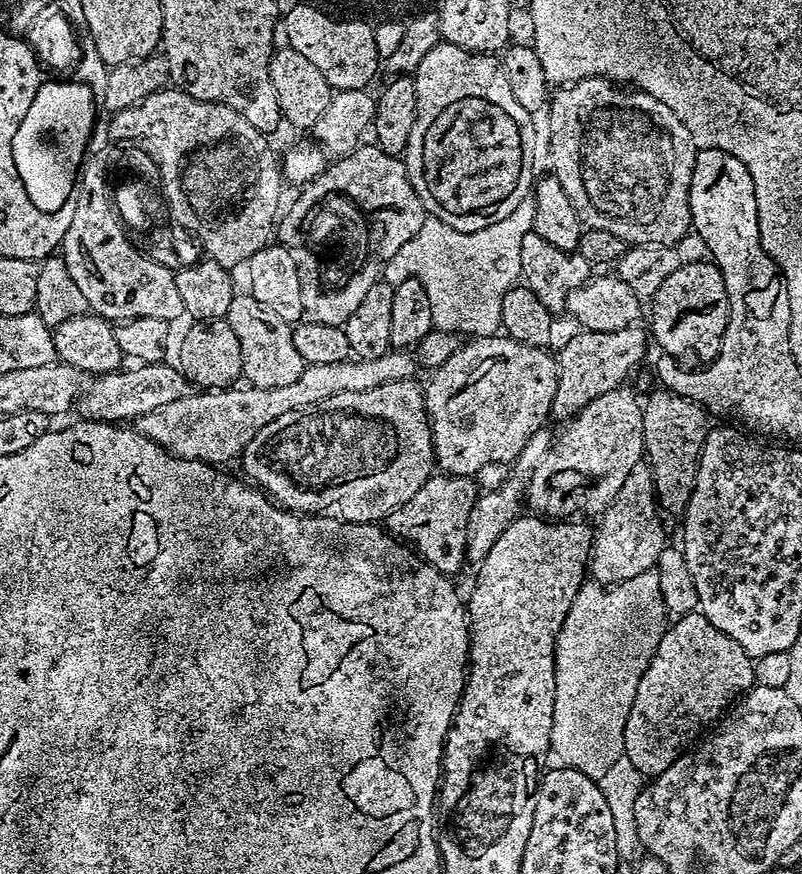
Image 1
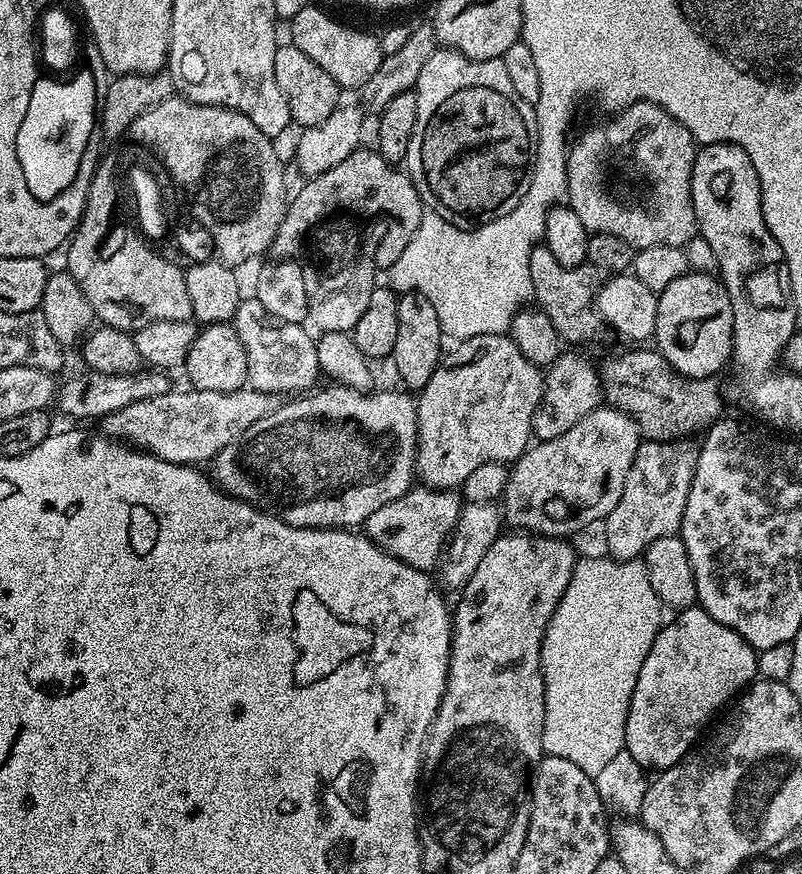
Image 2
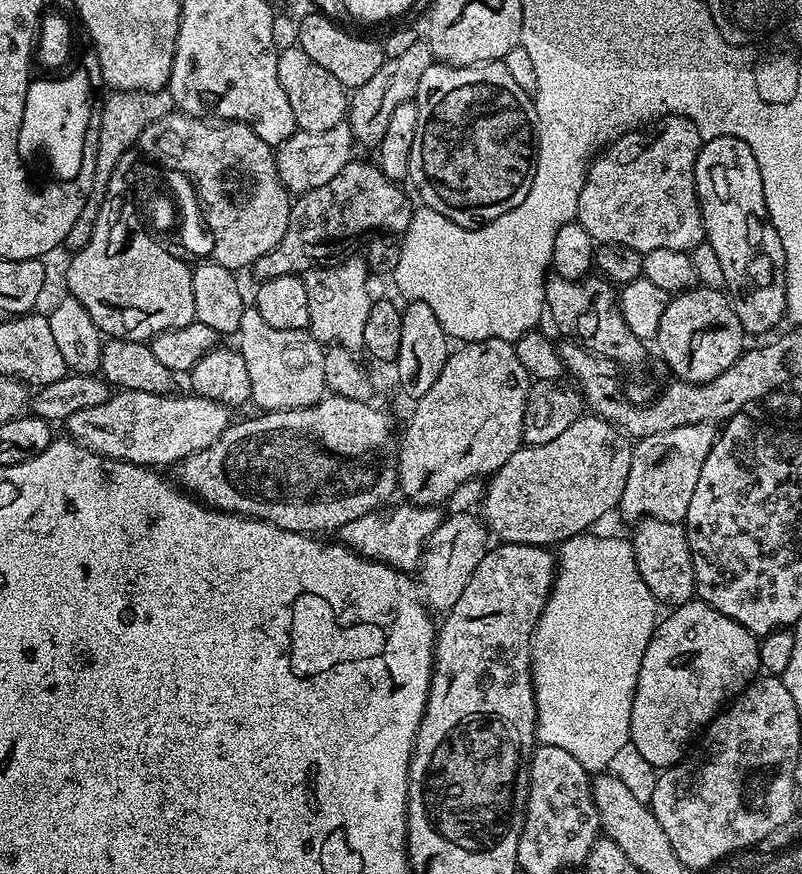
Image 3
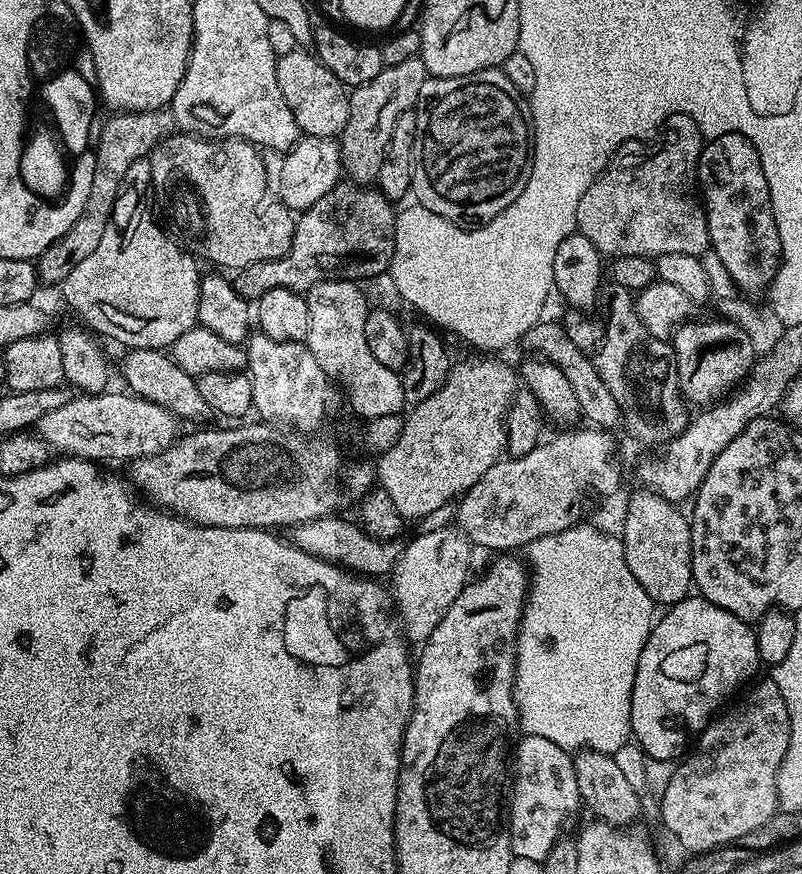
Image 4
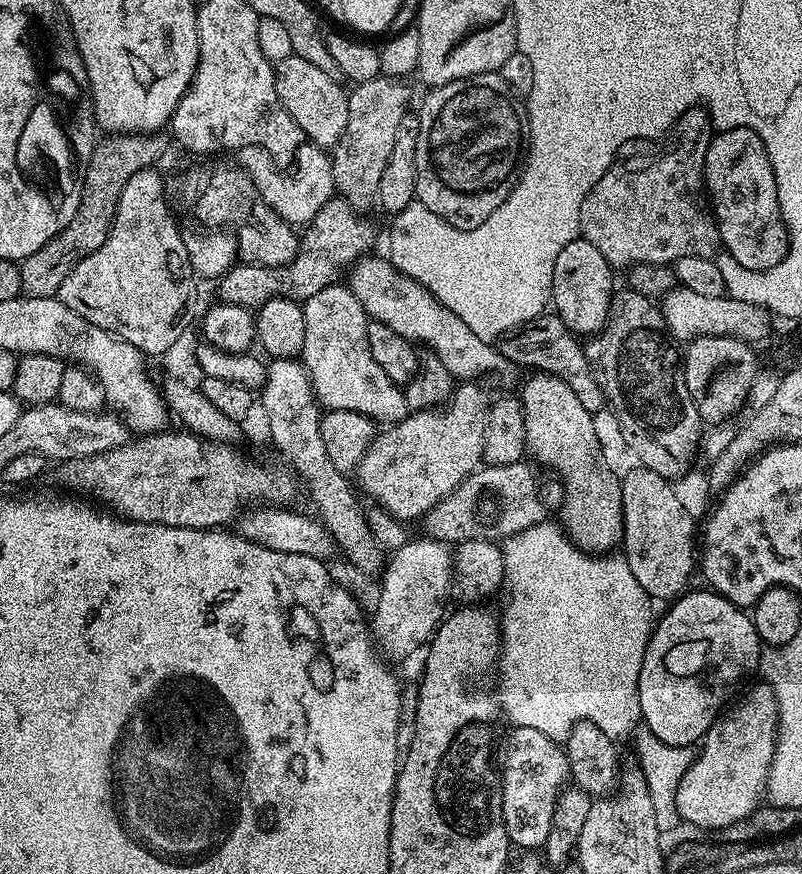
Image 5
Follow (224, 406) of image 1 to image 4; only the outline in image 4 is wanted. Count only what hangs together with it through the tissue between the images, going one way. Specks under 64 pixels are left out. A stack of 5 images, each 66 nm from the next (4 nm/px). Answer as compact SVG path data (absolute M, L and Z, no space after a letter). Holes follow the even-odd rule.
M127 390L112 391L73 395L66 406L58 406L58 410L42 414L34 425L35 431L55 451L56 448L60 451L57 453L93 462L131 462L143 456L158 454L177 440L178 418L173 412L143 400L141 396L134 396Z

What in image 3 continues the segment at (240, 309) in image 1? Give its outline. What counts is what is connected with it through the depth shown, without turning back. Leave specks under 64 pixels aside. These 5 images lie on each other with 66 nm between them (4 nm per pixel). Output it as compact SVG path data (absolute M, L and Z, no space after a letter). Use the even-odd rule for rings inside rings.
M254 306L245 307L238 333L238 351L250 370L251 403L265 412L279 408L309 408L323 400L326 389L323 376L325 349L308 330L278 330L258 314Z

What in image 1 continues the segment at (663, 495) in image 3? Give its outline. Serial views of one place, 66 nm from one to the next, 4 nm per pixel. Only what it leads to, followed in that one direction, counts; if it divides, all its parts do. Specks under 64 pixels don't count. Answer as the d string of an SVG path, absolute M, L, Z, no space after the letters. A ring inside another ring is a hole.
M642 462L630 470L618 494L614 494L614 502L610 502L608 509L600 513L595 521L590 553L591 579L597 584L611 586L620 584L626 578L653 571L660 551L666 547L664 524L660 516L662 512L656 499L652 469Z

